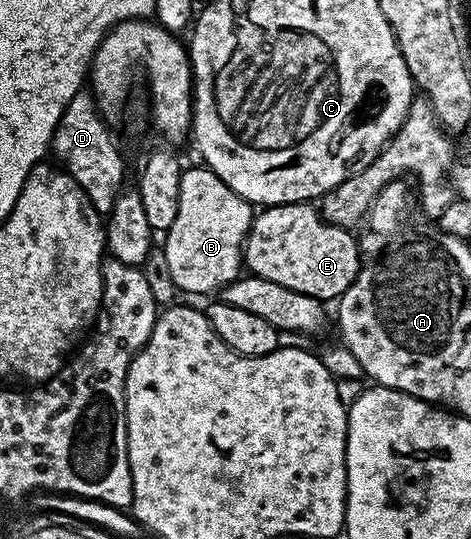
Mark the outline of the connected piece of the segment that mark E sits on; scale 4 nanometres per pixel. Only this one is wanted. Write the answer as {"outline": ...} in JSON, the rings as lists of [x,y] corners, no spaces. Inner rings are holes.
{"outline":[[[314,203],[272,204],[254,213],[247,242],[243,245],[243,263],[252,276],[269,278],[269,282],[277,282],[277,286],[297,290],[320,302],[335,302],[349,290],[349,286],[353,286],[359,273],[359,241],[351,235],[348,229],[323,219]]]}

